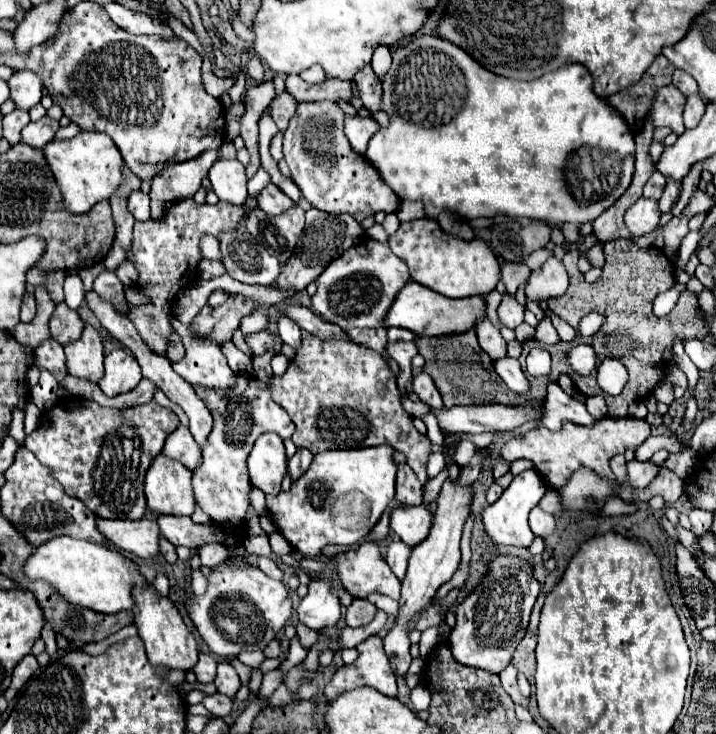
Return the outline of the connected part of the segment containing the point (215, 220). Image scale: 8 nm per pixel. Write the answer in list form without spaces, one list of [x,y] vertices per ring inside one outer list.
[[[181,199],[181,203],[173,203],[169,211],[165,211],[165,219],[147,219],[147,221],[135,221],[133,229],[133,245],[131,251],[135,255],[135,269],[139,273],[137,289],[141,289],[149,303],[143,305],[129,305],[127,317],[135,323],[141,339],[145,345],[155,351],[157,355],[167,357],[169,337],[173,333],[171,317],[173,317],[173,305],[175,297],[179,295],[179,289],[183,289],[191,273],[197,273],[197,265],[203,259],[201,257],[201,237],[213,235],[221,237],[225,231],[233,231],[241,217],[245,215],[247,205],[231,205],[231,203],[197,203],[195,199]]]

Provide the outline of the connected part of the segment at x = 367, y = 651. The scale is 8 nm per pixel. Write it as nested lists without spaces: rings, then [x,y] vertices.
[[[373,635],[359,643],[357,651],[359,657],[353,665],[343,665],[335,671],[331,683],[325,687],[325,695],[337,697],[339,691],[343,693],[367,685],[387,697],[397,697],[397,681],[383,651],[383,639],[379,635]]]

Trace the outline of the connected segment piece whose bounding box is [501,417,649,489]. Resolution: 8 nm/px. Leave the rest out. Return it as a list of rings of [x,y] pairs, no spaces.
[[[603,417],[601,421],[595,421],[589,427],[581,427],[577,423],[563,423],[559,431],[551,431],[543,425],[529,429],[523,435],[511,437],[503,449],[501,457],[511,463],[515,459],[527,459],[535,463],[537,473],[545,481],[547,487],[551,489],[561,489],[567,485],[569,477],[579,469],[587,467],[595,471],[599,477],[615,481],[615,475],[609,467],[609,459],[617,453],[623,453],[625,449],[637,449],[645,439],[649,437],[649,423],[645,419],[635,419],[635,417],[625,417],[625,419],[613,419],[613,417]]]

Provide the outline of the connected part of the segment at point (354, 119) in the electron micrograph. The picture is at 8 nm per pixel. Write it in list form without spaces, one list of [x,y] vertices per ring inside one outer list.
[[[345,115],[345,135],[352,149],[358,154],[365,154],[369,139],[377,133],[379,123],[363,115]]]

